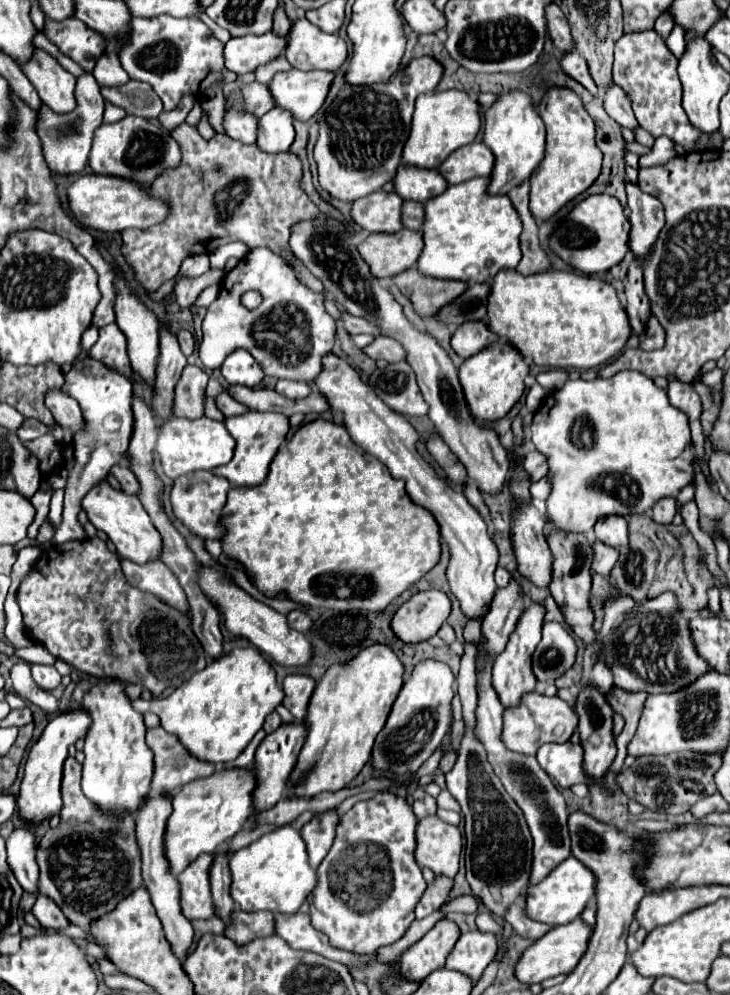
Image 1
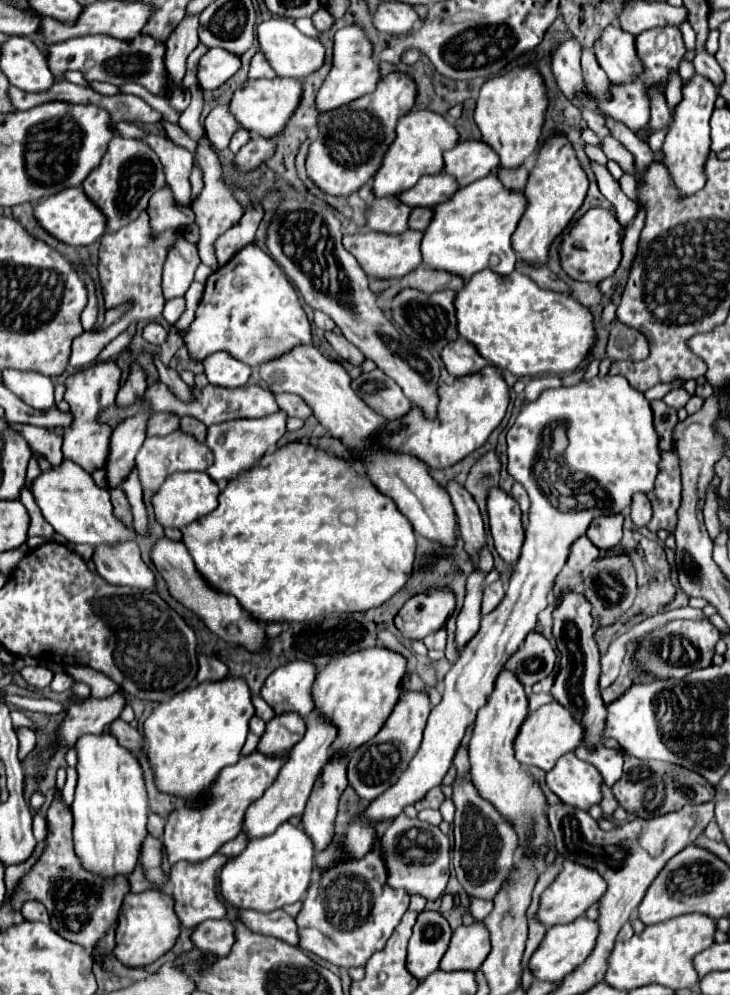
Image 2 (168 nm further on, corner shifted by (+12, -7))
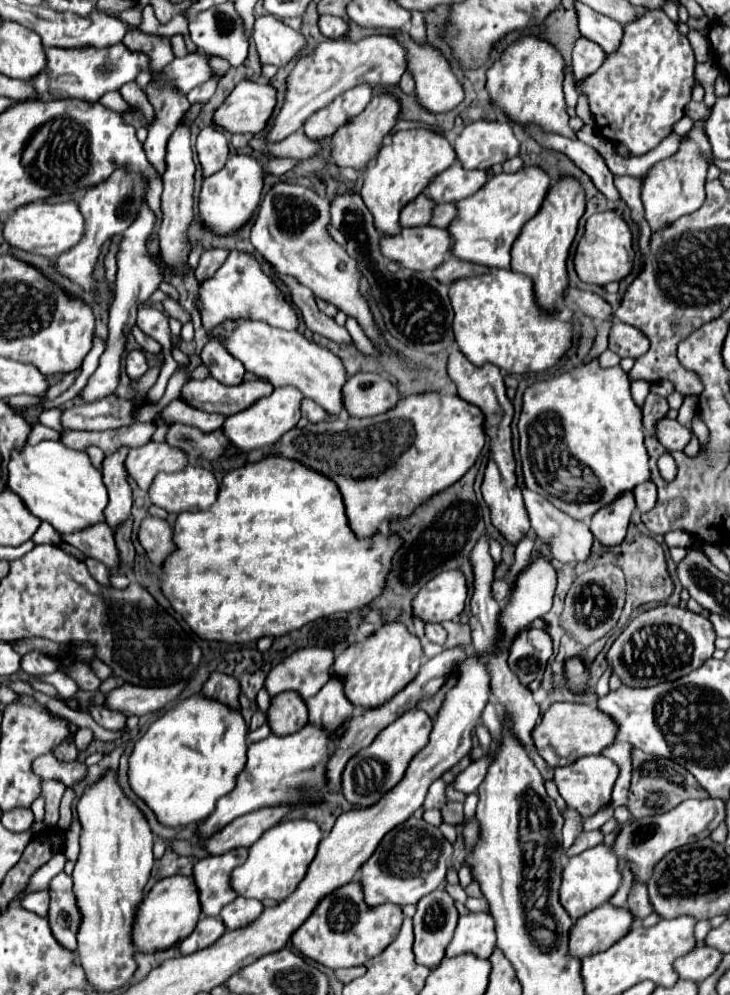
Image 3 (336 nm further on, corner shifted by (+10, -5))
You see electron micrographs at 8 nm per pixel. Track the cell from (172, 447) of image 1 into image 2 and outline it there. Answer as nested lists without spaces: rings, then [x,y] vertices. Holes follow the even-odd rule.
[[[174,431],[164,437],[158,437],[158,435],[148,437],[136,455],[140,483],[144,489],[150,489],[150,491],[158,491],[158,487],[166,481],[166,477],[176,471],[206,471],[212,463],[214,463],[214,453],[204,443],[200,443],[194,435],[184,431]]]

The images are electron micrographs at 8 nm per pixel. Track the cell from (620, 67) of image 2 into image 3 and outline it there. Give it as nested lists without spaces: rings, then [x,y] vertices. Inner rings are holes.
[[[574,3],[574,9],[576,9],[576,17],[578,17],[578,29],[584,37],[598,43],[606,53],[612,53],[612,49],[616,49],[616,45],[620,45],[620,37],[622,37],[620,23],[616,23],[608,17],[600,17],[600,13],[596,13],[594,9],[590,9],[584,3]]]

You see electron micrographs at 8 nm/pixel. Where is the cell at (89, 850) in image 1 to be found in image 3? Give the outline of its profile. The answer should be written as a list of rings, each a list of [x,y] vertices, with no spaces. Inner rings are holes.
[[[60,873],[50,883],[50,913],[48,923],[54,939],[68,951],[76,949],[76,927],[80,913],[76,913],[76,899],[72,897],[72,879]]]

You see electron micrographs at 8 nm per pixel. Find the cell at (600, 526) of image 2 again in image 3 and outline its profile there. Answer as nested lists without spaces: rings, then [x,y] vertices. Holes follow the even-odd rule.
[[[630,491],[620,493],[610,505],[602,507],[594,513],[590,531],[602,545],[620,545],[626,537],[626,527],[632,511],[636,509],[634,495]]]

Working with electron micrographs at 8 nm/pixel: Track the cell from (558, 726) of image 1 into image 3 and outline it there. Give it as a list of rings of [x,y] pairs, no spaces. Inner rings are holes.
[[[552,703],[534,729],[534,745],[550,767],[566,767],[580,757],[600,755],[616,739],[616,721],[600,711],[596,705],[586,703]]]

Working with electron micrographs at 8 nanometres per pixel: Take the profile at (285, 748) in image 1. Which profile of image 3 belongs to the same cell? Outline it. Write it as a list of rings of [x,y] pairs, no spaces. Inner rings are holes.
[[[286,691],[272,697],[272,705],[266,711],[266,717],[272,733],[296,733],[296,729],[302,729],[308,723],[308,709],[296,691]]]

